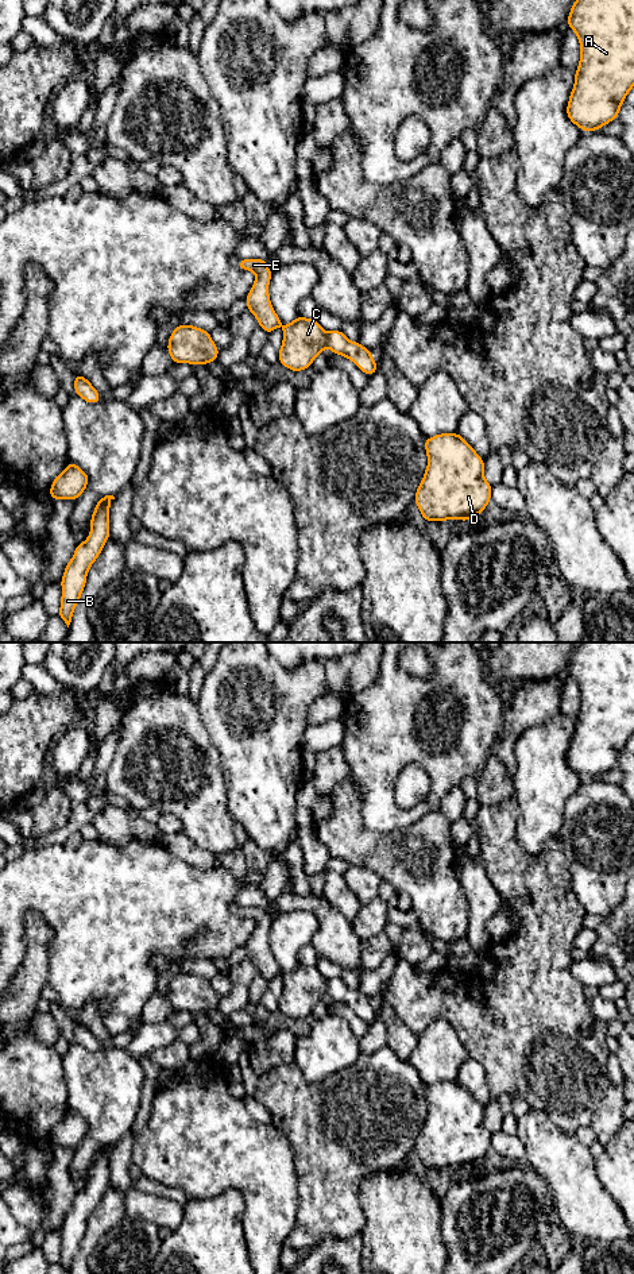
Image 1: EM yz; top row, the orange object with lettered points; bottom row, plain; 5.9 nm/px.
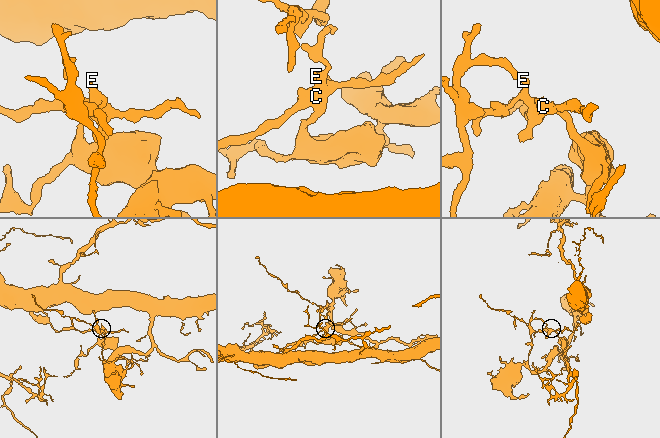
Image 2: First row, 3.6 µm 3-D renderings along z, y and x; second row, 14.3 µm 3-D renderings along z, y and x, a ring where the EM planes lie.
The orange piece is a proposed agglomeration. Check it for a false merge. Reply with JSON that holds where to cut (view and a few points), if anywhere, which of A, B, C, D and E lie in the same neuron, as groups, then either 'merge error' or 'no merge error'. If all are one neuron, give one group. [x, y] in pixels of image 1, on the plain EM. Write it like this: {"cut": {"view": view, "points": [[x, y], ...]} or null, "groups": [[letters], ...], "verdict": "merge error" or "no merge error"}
{"cut": {"view": "yz", "points": [[325, 980], [327, 992]]}, "groups": [["A", "B", "D", "E"], ["C"]], "verdict": "merge error"}

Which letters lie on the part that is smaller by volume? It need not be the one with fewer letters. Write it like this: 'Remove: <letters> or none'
Remove: C

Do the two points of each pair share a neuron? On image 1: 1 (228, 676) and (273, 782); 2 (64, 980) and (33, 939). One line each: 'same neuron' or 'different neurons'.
1: same neuron
2: different neurons

